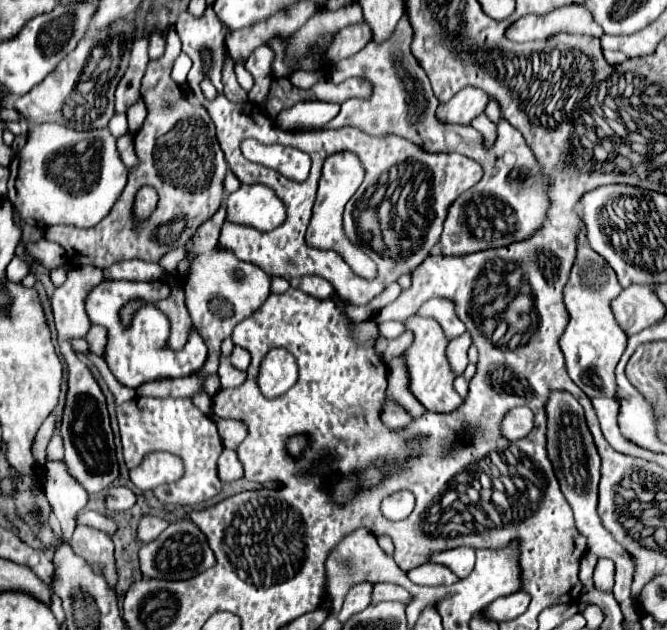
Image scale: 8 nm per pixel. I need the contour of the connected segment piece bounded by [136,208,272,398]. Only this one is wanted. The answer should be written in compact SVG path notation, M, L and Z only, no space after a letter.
M220 208L214 214L214 218L210 218L210 222L202 224L202 230L198 230L196 236L192 236L188 256L196 256L196 258L192 262L190 274L184 280L186 308L188 308L188 314L192 318L192 326L202 336L204 344L208 346L208 358L206 358L204 366L198 372L194 372L192 376L170 378L170 380L152 380L150 384L142 384L140 388L136 388L138 396L142 394L142 396L154 396L154 398L168 398L168 396L190 398L190 396L202 394L204 392L204 380L210 374L214 374L218 368L222 340L232 334L232 330L238 322L242 322L244 318L248 318L256 310L260 310L260 306L270 296L272 276L268 276L256 264L238 260L230 250L218 248L218 236L220 236L220 228L224 224L224 218L226 218L226 210Z

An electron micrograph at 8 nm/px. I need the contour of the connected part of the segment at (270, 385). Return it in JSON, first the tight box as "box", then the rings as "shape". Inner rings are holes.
{"box":[258,348,298,398],"shape":[[[274,348],[260,364],[258,388],[266,398],[278,398],[298,380],[298,364],[284,348]]]}

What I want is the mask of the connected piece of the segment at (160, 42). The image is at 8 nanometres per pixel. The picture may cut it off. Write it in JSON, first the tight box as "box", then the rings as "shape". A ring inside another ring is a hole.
{"box":[150,30,164,60],"shape":[[[158,30],[158,32],[154,32],[154,34],[150,36],[150,58],[156,60],[158,56],[162,56],[162,52],[164,52],[164,36],[162,36],[162,32]]]}

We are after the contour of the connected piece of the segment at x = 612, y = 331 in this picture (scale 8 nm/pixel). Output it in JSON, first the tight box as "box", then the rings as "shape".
{"box":[560,232,628,398],"shape":[[[580,232],[578,236],[578,256],[572,268],[572,276],[564,288],[564,302],[570,312],[570,322],[560,338],[560,348],[566,356],[568,374],[572,380],[590,394],[590,398],[616,396],[616,378],[614,368],[626,348],[628,336],[614,320],[610,300],[622,292],[618,284],[616,272],[608,266],[608,262],[588,246],[586,234]]]}

